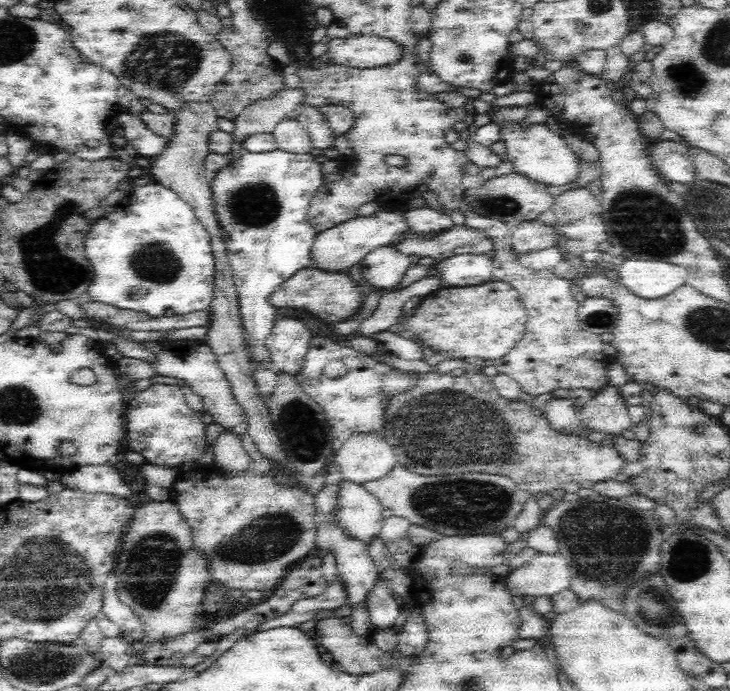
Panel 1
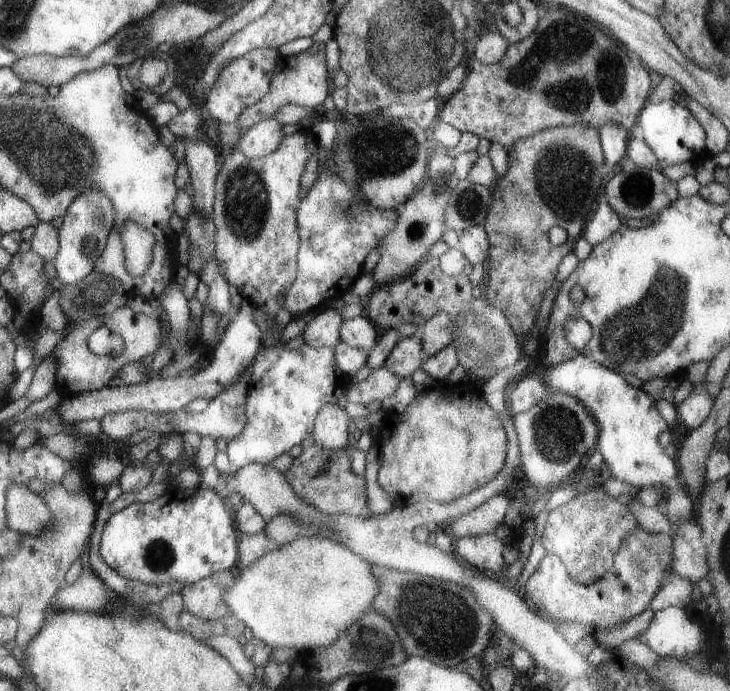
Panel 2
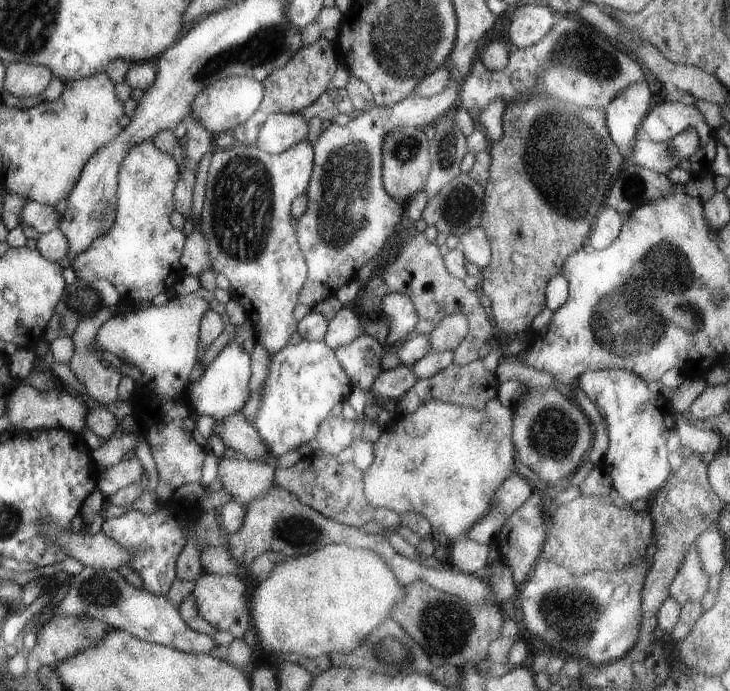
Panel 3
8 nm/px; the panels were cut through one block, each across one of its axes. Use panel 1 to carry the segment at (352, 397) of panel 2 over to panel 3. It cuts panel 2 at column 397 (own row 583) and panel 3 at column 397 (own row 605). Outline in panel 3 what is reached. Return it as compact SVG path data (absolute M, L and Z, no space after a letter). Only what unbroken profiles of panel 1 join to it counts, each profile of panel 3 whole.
M398 365L397 367L384 370L373 380L373 384L369 386L369 394L375 398L389 398L397 400L415 384L416 376L407 366Z

